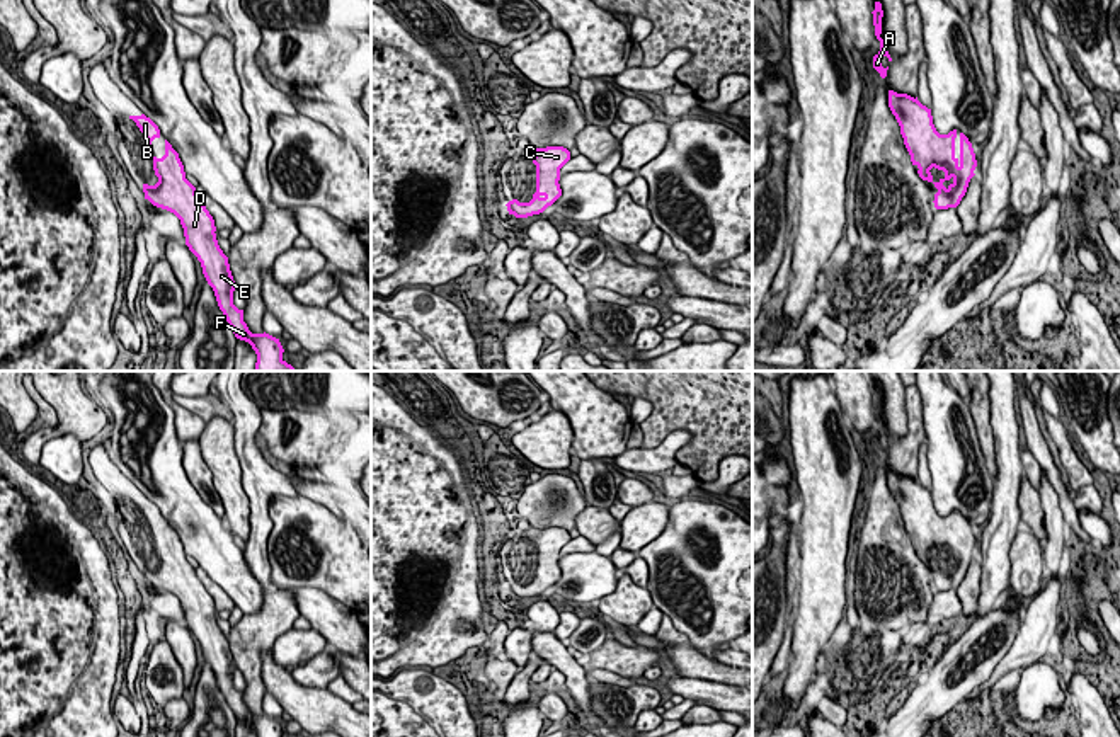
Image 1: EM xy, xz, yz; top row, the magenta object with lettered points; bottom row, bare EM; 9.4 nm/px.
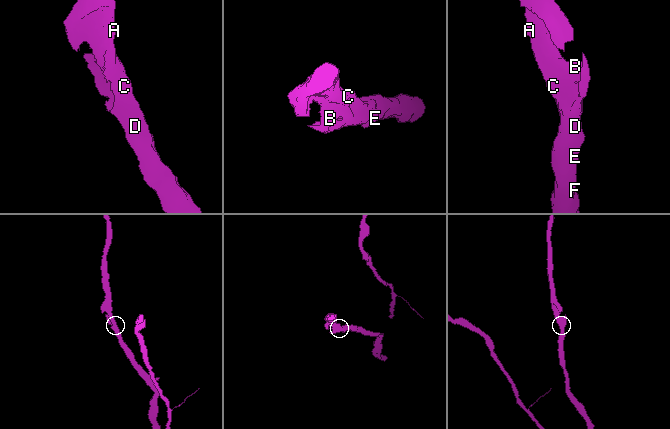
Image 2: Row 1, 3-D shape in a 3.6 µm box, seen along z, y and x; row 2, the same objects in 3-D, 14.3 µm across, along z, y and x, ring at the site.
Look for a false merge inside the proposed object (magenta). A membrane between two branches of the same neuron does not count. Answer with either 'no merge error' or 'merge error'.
no merge error

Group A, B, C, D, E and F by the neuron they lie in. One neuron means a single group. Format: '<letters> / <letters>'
A B C D E F

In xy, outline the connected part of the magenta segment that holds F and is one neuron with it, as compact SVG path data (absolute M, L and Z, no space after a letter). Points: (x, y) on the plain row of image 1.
M145 495L129 497L129 500L133 500L136 504L140 512L148 521L148 528L150 528L151 540L153 540L153 551L155 551L155 557L158 558L158 563L155 567L143 565L145 580L148 580L157 589L174 594L180 601L180 606L184 609L186 626L201 643L203 655L204 655L208 666L213 669L218 688L223 693L235 718L249 723L257 737L283 737L284 730L283 730L279 720L276 720L266 713L252 715L249 711L247 705L243 703L243 691L238 691L233 686L233 672L235 672L237 666L235 666L231 652L230 652L228 638L223 635L223 631L218 626L216 614L214 614L216 608L214 608L213 597L209 596L204 584L196 575L196 568L186 560L184 546L179 540L179 534L165 521L165 536L162 540L157 540L153 536L151 523L155 519L160 519L158 507Z

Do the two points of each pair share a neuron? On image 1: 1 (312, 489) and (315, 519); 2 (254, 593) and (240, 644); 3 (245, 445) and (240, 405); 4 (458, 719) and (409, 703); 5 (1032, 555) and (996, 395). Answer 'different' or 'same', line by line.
1: different
2: different
3: same
4: same
5: different

